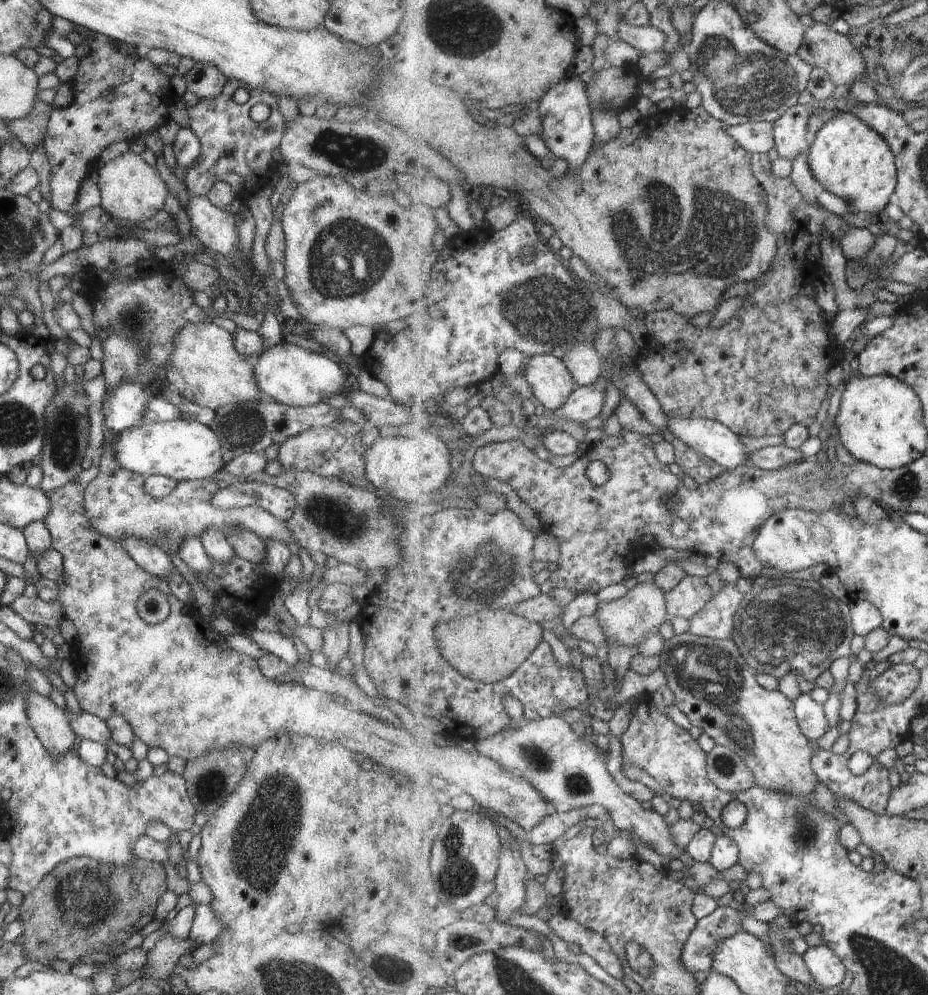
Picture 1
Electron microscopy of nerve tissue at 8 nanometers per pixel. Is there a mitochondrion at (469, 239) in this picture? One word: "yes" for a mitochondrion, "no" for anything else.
no

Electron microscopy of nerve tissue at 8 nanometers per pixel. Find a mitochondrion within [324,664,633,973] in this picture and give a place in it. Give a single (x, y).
(457, 875)

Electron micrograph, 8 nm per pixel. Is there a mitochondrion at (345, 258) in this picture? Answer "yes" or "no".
yes

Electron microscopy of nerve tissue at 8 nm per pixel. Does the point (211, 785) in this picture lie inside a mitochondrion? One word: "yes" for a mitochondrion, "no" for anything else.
yes

